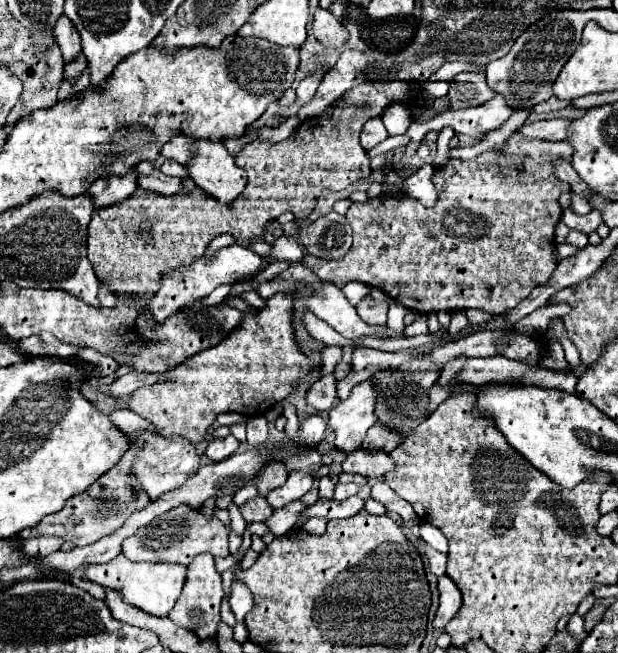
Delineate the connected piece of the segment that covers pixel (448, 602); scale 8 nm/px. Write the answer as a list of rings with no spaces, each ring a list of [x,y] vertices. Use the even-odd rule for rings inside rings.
[[[443,575],[443,577],[439,577],[439,593],[441,593],[441,599],[439,599],[441,603],[439,603],[433,627],[443,631],[445,625],[461,609],[461,591],[459,591],[459,587],[447,575]]]

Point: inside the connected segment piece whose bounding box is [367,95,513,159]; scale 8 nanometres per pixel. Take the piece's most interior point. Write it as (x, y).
(478, 121)

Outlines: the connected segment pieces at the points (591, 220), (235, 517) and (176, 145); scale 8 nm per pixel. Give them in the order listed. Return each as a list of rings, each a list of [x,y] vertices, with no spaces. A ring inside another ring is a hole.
[[[564,209],[562,221],[567,223],[571,229],[579,229],[579,231],[585,231],[585,233],[593,233],[599,227],[599,223],[601,223],[601,213],[595,209],[589,215],[579,216],[570,209]]]
[[[231,503],[227,510],[229,511],[231,529],[237,534],[243,534],[247,523],[242,517],[239,507]]]
[[[173,135],[171,141],[165,145],[165,149],[161,151],[161,155],[167,157],[167,159],[173,159],[173,161],[177,161],[177,163],[185,163],[185,161],[189,161],[189,157],[191,157],[191,155],[187,155],[189,143],[193,143],[191,137],[185,137],[185,135],[177,135],[177,137],[175,137],[175,135]]]

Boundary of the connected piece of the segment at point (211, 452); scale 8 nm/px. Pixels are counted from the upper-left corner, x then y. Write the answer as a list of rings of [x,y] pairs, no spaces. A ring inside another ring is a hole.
[[[227,435],[225,439],[211,439],[211,443],[207,445],[207,451],[205,455],[211,459],[211,461],[223,461],[227,459],[229,455],[233,455],[239,447],[239,441],[233,437],[233,435]]]

